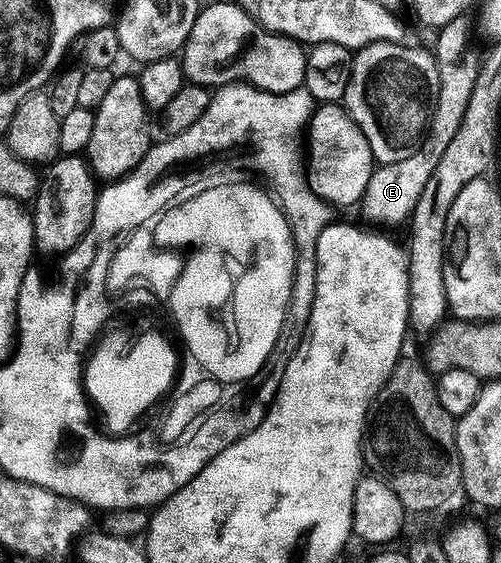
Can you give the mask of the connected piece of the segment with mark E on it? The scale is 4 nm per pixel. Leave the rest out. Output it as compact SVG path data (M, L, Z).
M461 17L450 21L446 26L439 28L436 39L436 47L434 46L434 54L436 56L436 64L438 65L438 79L440 88L438 89L438 97L434 100L432 108L432 117L428 124L428 130L416 150L410 154L404 155L402 161L394 161L393 163L379 164L373 170L370 181L364 190L364 196L360 199L358 210L364 214L365 224L377 223L377 228L396 227L399 223L407 224L412 217L412 210L418 205L418 197L422 197L422 189L426 189L426 181L430 181L430 173L434 173L434 169L438 169L438 161L442 161L442 153L446 153L450 141L454 141L454 133L458 133L458 125L462 125L462 117L466 117L466 105L470 105L470 93L474 93L475 85L478 82L477 64L467 63L464 60L464 54L468 51L468 27L470 31L470 23L467 18Z

